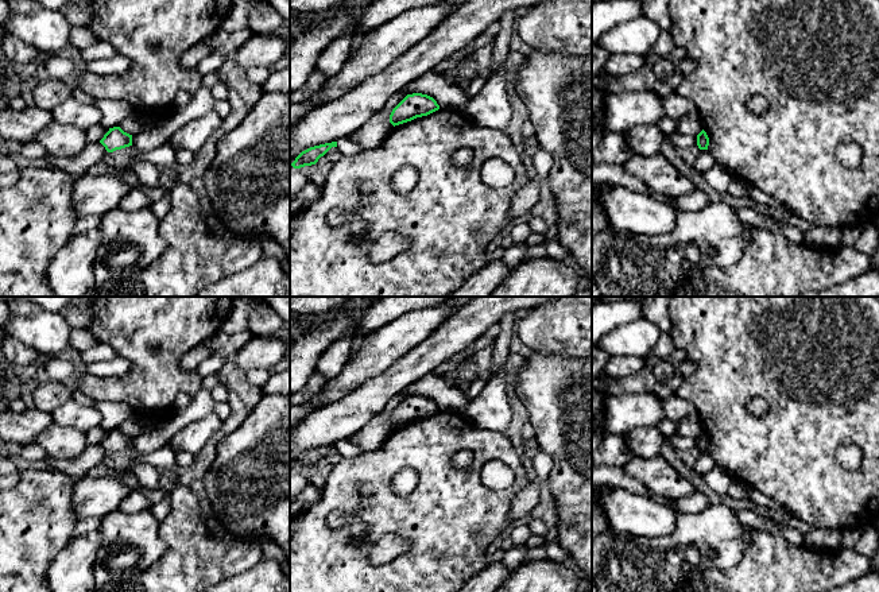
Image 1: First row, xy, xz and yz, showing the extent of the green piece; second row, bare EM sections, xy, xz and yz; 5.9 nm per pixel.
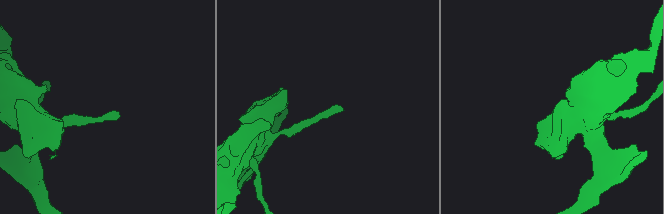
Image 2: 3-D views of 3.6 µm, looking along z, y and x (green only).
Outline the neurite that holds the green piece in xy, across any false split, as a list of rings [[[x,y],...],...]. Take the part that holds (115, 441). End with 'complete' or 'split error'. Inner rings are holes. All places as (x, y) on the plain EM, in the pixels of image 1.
[[[113,429],[109,430],[100,445],[108,454],[113,454],[116,452],[132,448],[132,437],[124,434],[120,429]]]; complete

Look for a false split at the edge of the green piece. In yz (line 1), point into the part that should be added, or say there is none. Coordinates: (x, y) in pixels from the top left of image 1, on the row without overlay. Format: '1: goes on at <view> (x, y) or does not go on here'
1: does not go on here

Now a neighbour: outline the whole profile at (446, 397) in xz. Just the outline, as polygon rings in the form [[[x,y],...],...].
[[[427,374],[415,383],[400,391],[408,396],[422,395],[433,399],[441,411],[462,411],[471,402],[465,394],[456,386],[449,386],[444,378]]]

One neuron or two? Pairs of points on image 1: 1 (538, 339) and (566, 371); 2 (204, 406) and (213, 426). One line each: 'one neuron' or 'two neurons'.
1: two neurons
2: two neurons

